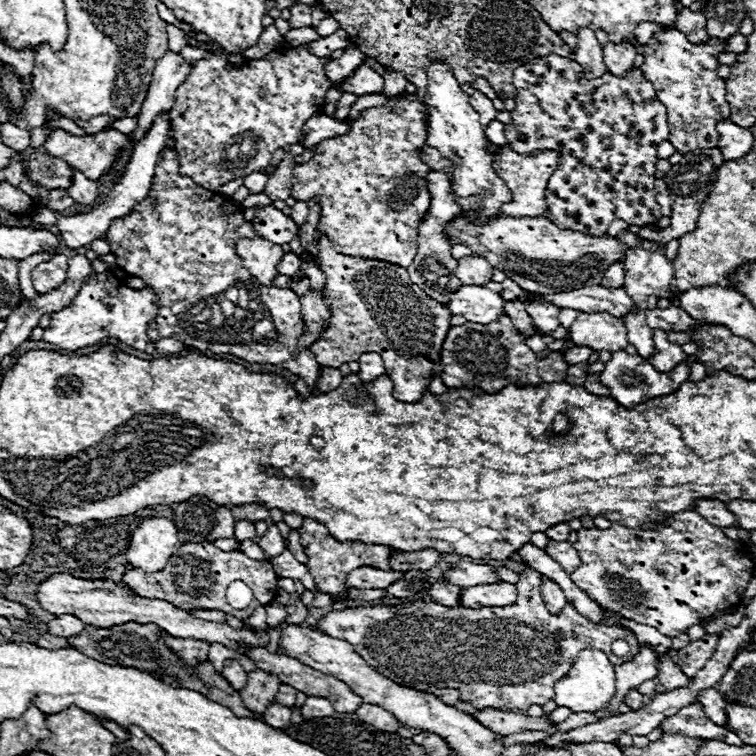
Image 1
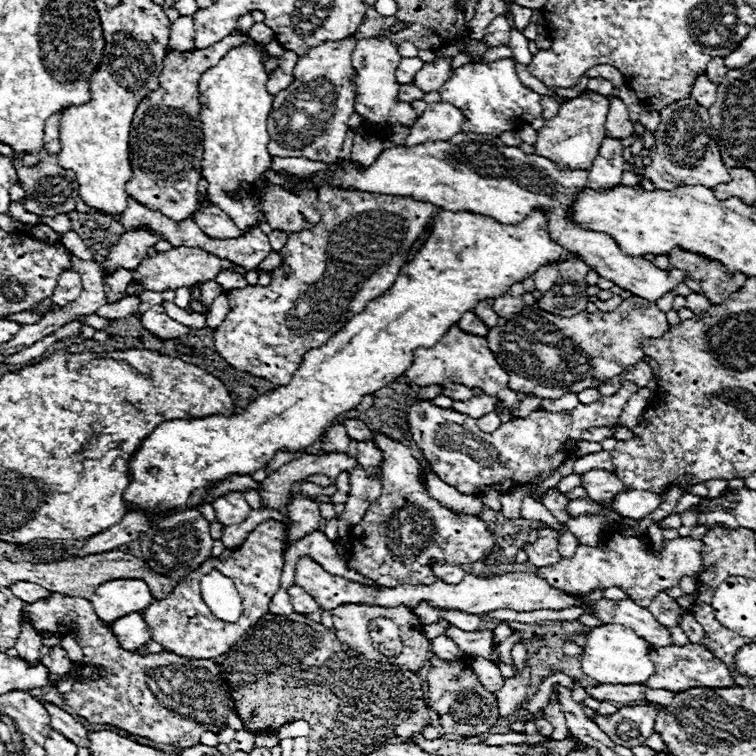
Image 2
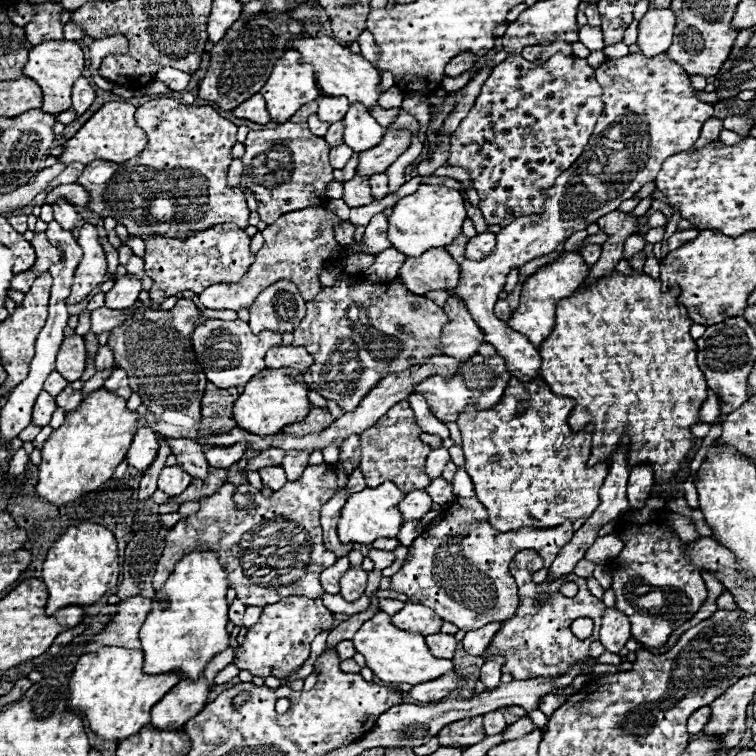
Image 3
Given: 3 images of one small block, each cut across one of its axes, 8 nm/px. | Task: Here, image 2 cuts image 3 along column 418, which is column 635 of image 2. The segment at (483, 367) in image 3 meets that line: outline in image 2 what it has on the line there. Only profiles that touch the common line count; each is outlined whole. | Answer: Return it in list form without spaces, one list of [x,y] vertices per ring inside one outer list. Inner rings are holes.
[[[622,382],[622,388],[612,396],[602,396],[592,404],[578,404],[568,412],[536,410],[526,418],[514,418],[502,424],[492,434],[482,432],[476,426],[476,420],[466,414],[422,400],[410,406],[408,424],[414,442],[424,452],[424,458],[430,462],[440,480],[462,494],[478,496],[488,490],[506,492],[528,482],[534,482],[534,486],[542,484],[552,470],[564,462],[564,450],[572,450],[584,430],[616,424],[624,404],[636,392],[638,386],[634,382]]]

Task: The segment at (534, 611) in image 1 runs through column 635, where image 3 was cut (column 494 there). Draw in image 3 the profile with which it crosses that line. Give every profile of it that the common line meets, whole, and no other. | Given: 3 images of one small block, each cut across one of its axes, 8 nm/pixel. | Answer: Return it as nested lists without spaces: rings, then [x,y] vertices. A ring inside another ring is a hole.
[[[522,550],[512,558],[510,572],[518,584],[520,604],[518,604],[514,618],[502,622],[502,626],[494,634],[490,646],[482,654],[484,660],[498,656],[498,654],[504,656],[506,662],[504,662],[502,670],[512,674],[516,680],[534,678],[534,676],[558,676],[558,674],[566,672],[570,666],[574,666],[576,662],[586,660],[588,658],[588,646],[594,640],[598,640],[598,626],[600,626],[600,618],[602,618],[602,610],[604,610],[604,602],[598,600],[596,596],[592,596],[590,590],[586,588],[586,580],[576,576],[576,574],[566,574],[566,576],[556,578],[556,580],[546,578],[542,584],[534,584],[530,576],[532,576],[532,572],[536,572],[540,568],[538,564],[542,564],[542,556],[538,556],[534,550]],[[564,582],[576,582],[580,586],[580,590],[574,598],[566,598],[558,592]],[[540,592],[548,592],[550,598],[542,608],[534,608],[532,600]],[[584,616],[594,620],[594,632],[590,638],[578,640],[570,632],[570,624],[572,624],[572,620],[584,618]]]

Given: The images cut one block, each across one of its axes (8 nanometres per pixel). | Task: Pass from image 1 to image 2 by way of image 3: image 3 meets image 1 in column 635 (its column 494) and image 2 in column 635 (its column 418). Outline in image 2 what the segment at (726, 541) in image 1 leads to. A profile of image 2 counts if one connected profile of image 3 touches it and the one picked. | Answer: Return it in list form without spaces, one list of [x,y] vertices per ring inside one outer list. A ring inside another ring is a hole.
[[[618,530],[618,532],[610,532],[598,546],[580,544],[572,558],[562,558],[562,562],[554,566],[538,568],[536,574],[544,578],[552,588],[562,590],[570,596],[590,594],[596,588],[616,586],[626,592],[628,600],[646,608],[654,600],[654,594],[678,586],[684,576],[698,580],[700,570],[704,570],[702,544],[704,544],[702,540],[694,540],[690,536],[674,538],[674,540],[664,538],[664,550],[656,554],[652,546],[650,550],[646,548],[648,544],[644,536],[628,536],[622,530]]]

